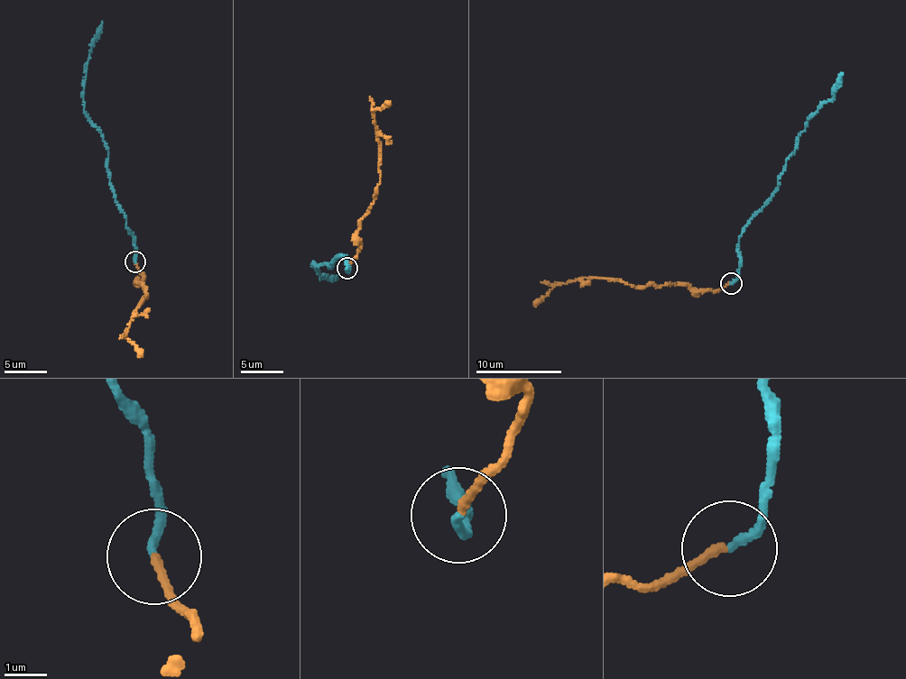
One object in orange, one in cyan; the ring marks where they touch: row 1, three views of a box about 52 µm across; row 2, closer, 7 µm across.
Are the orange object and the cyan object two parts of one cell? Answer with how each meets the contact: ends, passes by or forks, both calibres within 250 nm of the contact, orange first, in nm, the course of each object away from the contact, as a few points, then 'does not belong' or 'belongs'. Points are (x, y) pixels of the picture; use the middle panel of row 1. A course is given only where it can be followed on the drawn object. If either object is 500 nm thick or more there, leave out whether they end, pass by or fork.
orange ends there; cyan ends there; 200 nm thick on the orange side, 190 nm on the other; orange runs (347, 268), (359, 248), (360, 219), (374, 200), (380, 181), (379, 140), (374, 111), (390, 102); cyan runs (347, 268), (346, 255), (337, 257), (329, 265), (334, 263), (313, 263), (320, 278), (326, 274), (337, 279); does not belong

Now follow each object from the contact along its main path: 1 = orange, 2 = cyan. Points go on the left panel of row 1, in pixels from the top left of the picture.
1: (135, 262), (143, 276), (137, 283), (145, 288), (147, 296), (136, 308), (126, 335), (142, 355)
2: (135, 262), (126, 215), (115, 199), (106, 169), (108, 147), (84, 109), (84, 88), (92, 41), (102, 21)

